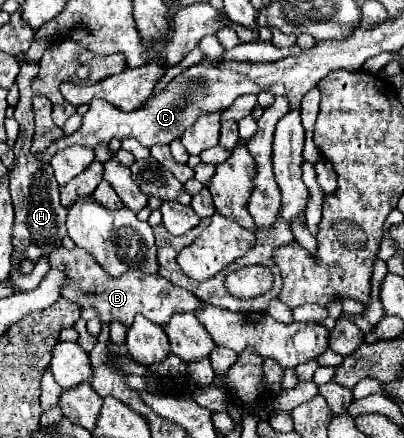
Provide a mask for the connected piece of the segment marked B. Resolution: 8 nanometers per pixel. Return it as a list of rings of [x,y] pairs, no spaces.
[[[82,248],[54,250],[50,254],[50,266],[66,272],[66,276],[70,278],[70,284],[64,286],[62,290],[62,298],[78,304],[80,308],[94,306],[100,312],[102,322],[106,324],[110,324],[112,320],[120,320],[124,326],[130,326],[134,316],[142,314],[154,324],[162,326],[168,322],[168,318],[174,312],[194,312],[196,308],[202,306],[202,302],[192,292],[170,284],[160,274],[144,274],[140,270],[130,270],[128,274],[122,274],[120,278],[112,278],[106,270],[96,266],[94,258]]]

